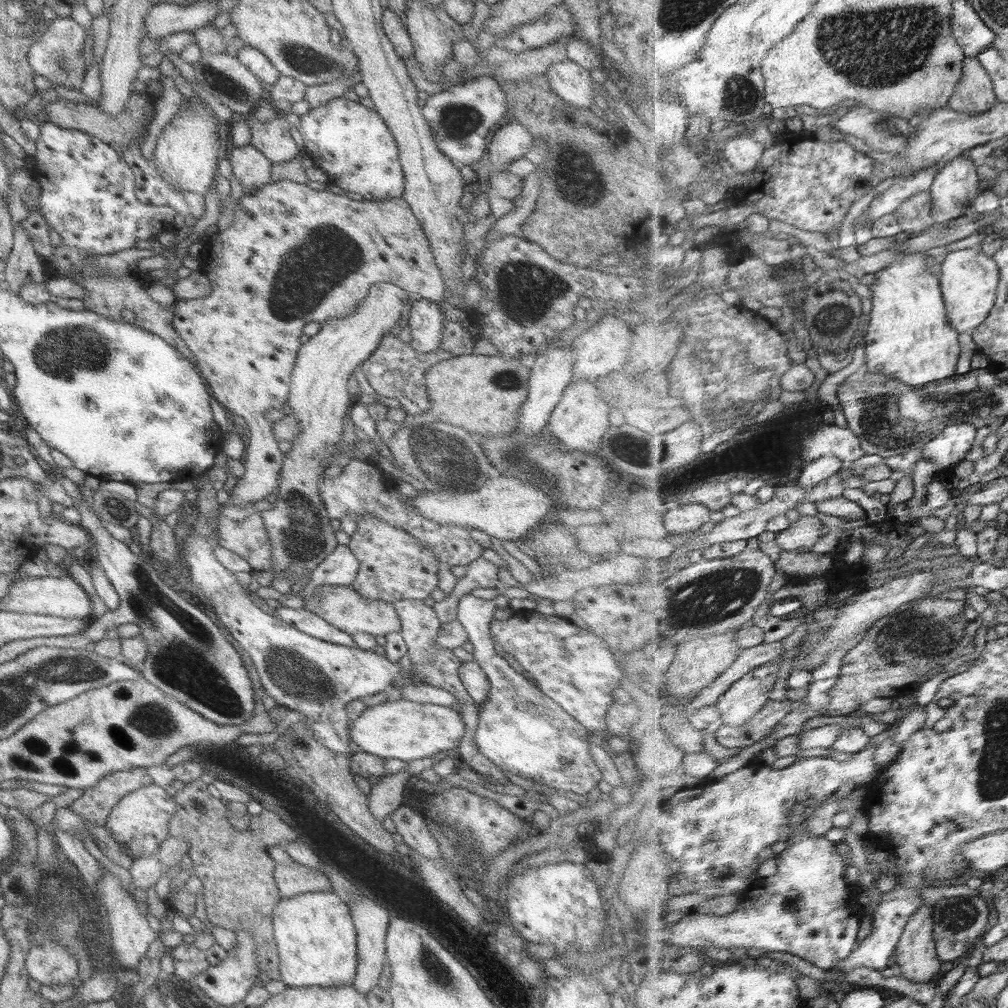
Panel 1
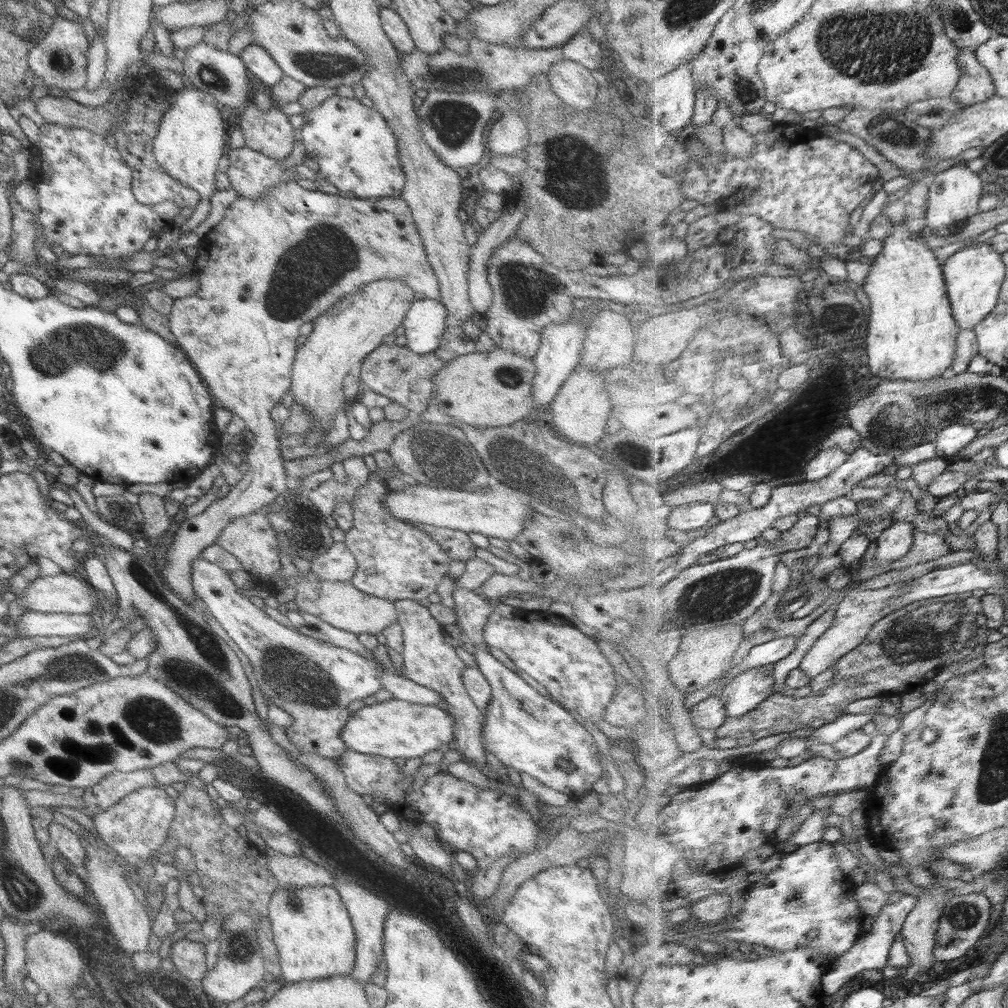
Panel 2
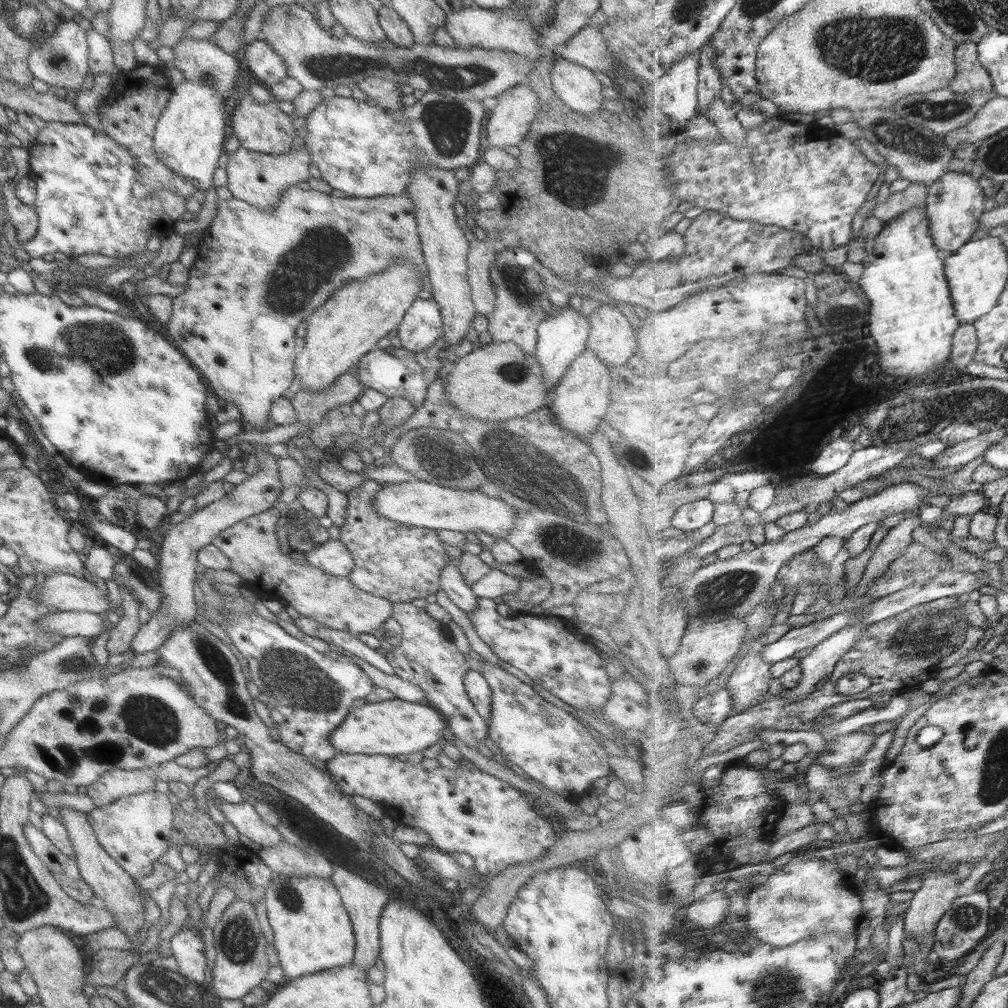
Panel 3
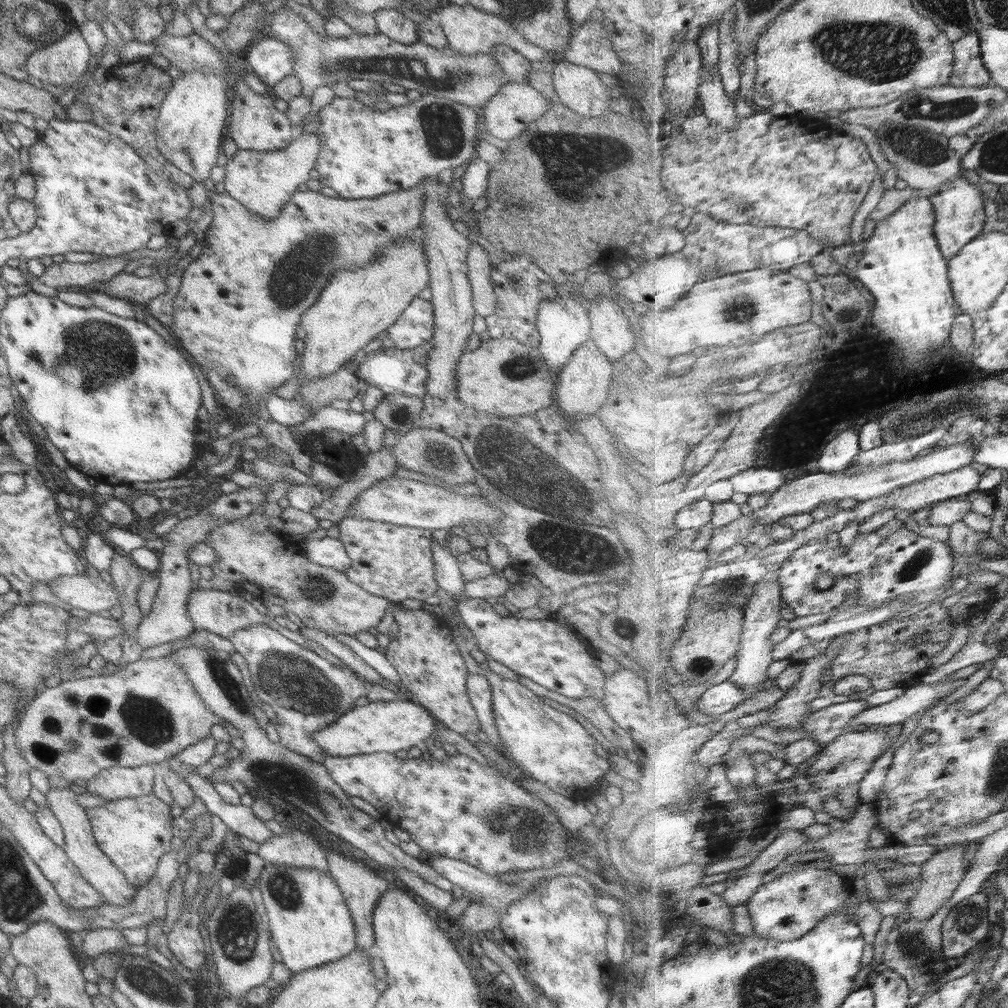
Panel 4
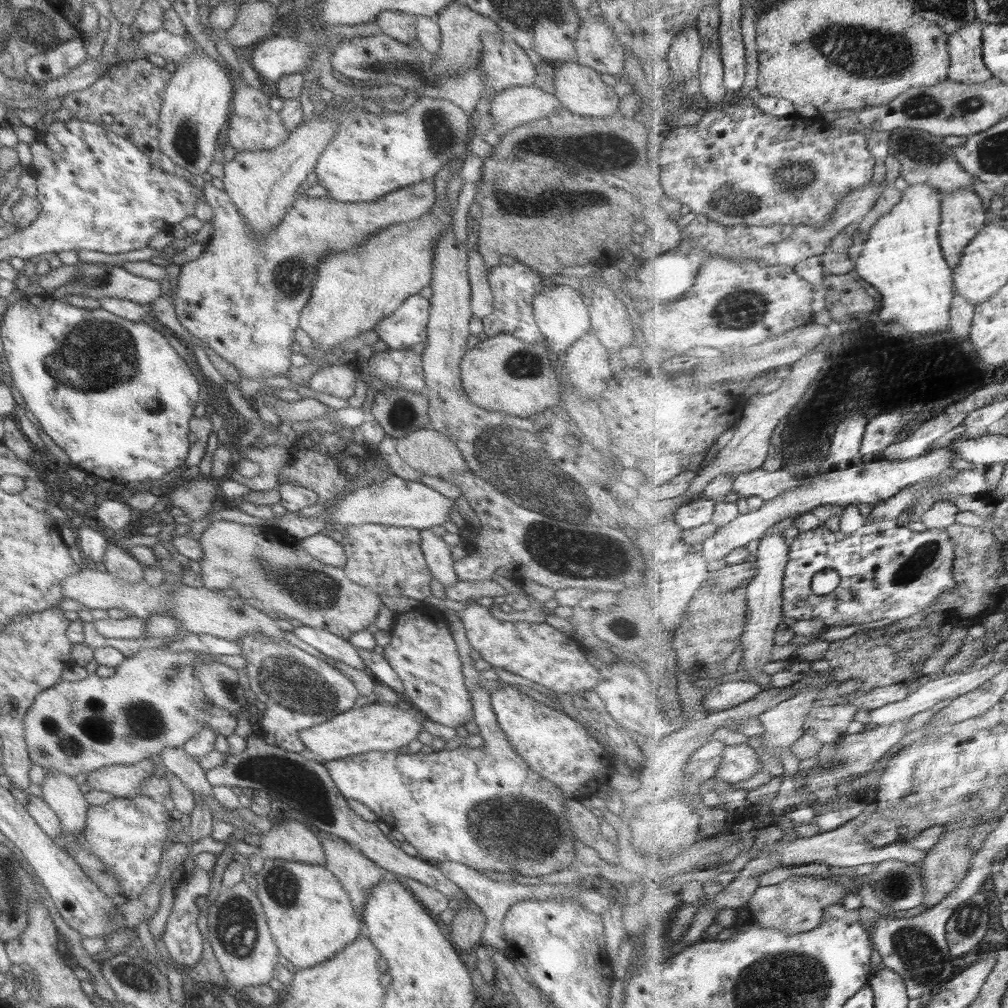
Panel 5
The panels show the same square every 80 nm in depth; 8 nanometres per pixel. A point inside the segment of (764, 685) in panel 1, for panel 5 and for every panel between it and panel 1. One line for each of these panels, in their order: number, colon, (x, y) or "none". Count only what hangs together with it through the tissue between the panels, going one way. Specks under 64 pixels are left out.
2: (743, 695)
3: (749, 682)
4: (762, 614)
5: (766, 612)

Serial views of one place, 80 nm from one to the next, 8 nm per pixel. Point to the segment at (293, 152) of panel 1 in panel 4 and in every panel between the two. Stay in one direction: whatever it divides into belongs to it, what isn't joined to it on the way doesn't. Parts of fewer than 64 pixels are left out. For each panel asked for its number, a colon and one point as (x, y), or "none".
2: (269, 132)
3: (263, 128)
4: (254, 124)

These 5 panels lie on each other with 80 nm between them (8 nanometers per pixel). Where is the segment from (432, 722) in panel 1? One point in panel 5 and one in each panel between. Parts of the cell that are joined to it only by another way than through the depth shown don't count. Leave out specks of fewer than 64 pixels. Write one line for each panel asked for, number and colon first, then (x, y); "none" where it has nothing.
2: (391, 729)
3: (392, 727)
4: (377, 727)
5: (376, 727)

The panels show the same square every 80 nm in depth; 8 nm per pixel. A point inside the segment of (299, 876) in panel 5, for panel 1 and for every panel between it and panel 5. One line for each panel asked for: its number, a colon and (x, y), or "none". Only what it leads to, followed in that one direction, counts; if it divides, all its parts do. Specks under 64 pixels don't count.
1: (315, 940)
2: (314, 939)
3: (311, 930)
4: (309, 922)

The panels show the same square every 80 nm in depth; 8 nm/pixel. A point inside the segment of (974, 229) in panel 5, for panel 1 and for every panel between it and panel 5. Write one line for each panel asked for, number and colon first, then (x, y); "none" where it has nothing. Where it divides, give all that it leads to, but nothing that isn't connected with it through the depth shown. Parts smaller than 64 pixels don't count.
1: (958, 183)
2: (954, 196)
3: (955, 208)
4: (960, 214)

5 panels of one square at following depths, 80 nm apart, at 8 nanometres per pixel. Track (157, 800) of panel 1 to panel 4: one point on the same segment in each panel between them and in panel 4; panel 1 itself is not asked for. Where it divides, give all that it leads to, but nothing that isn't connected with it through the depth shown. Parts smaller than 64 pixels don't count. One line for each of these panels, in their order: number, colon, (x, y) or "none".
2: (134, 827)
3: (133, 830)
4: (133, 832)

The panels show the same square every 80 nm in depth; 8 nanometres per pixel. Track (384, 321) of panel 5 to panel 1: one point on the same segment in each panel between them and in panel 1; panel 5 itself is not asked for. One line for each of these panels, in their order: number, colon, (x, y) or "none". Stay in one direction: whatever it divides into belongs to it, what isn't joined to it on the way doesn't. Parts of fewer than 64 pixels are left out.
1: (424, 319)
2: (424, 322)
3: (420, 327)
4: (412, 328)

